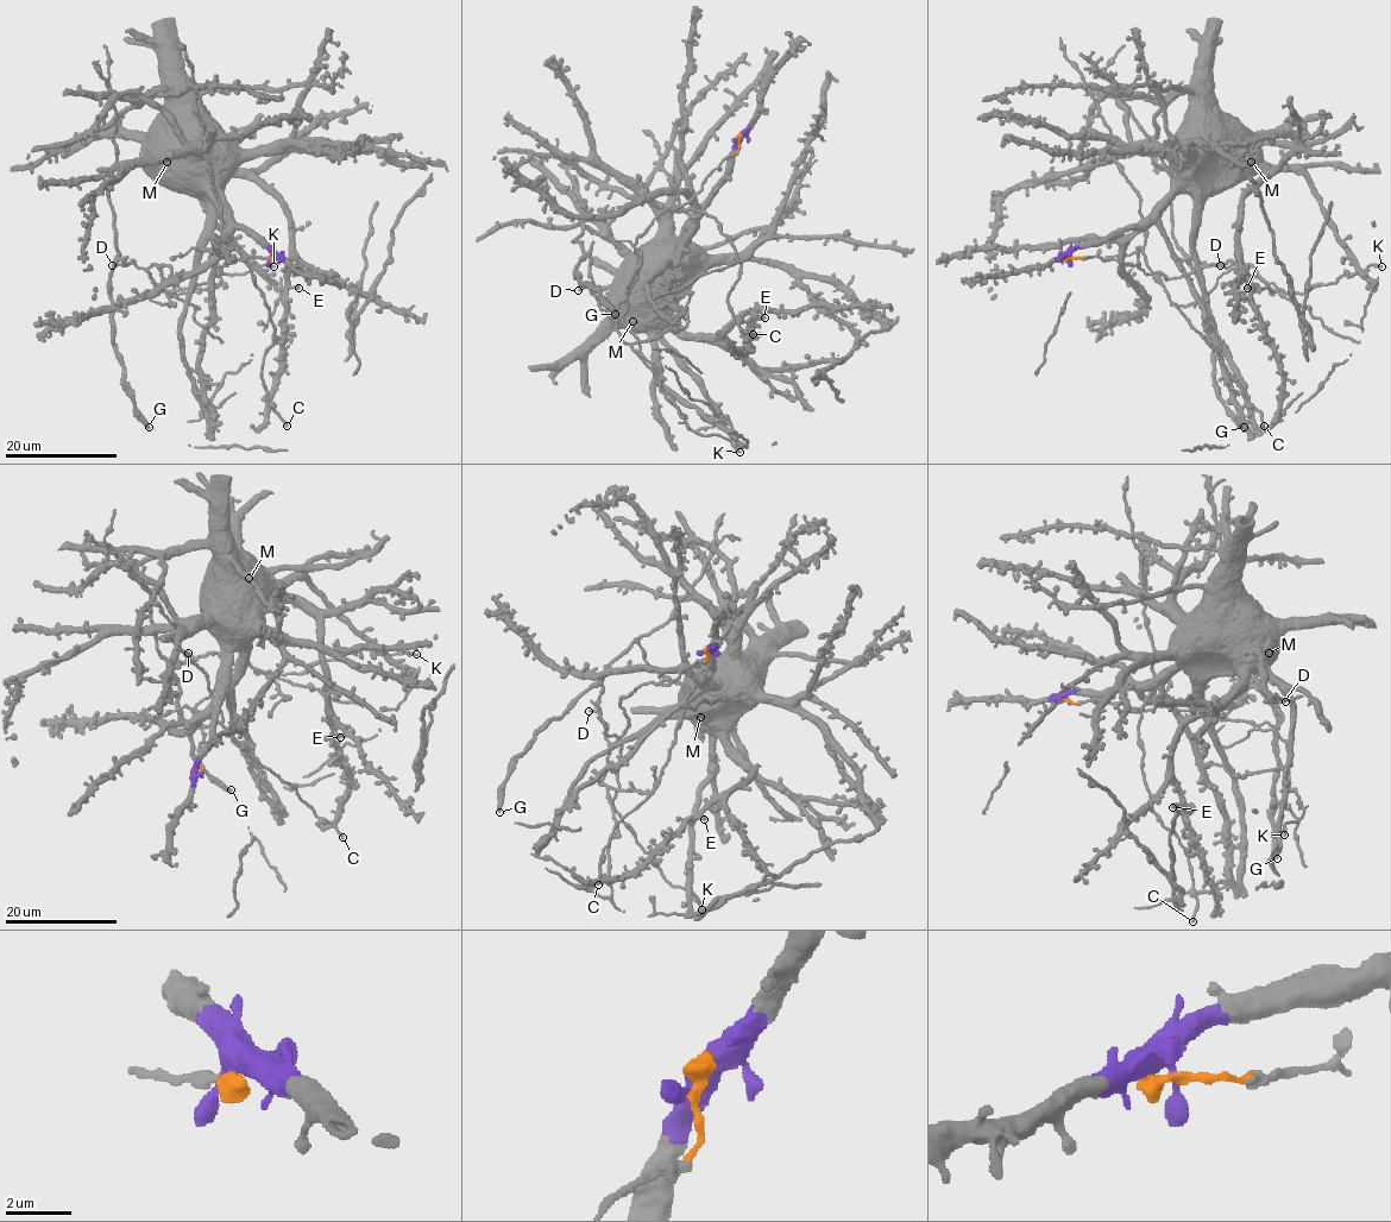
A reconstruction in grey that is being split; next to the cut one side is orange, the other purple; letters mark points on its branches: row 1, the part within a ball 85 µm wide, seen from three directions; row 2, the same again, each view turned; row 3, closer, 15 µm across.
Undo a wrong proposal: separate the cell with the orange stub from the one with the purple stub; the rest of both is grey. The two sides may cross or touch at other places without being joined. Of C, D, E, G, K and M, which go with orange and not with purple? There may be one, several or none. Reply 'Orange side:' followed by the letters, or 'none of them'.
Orange side: D, K

